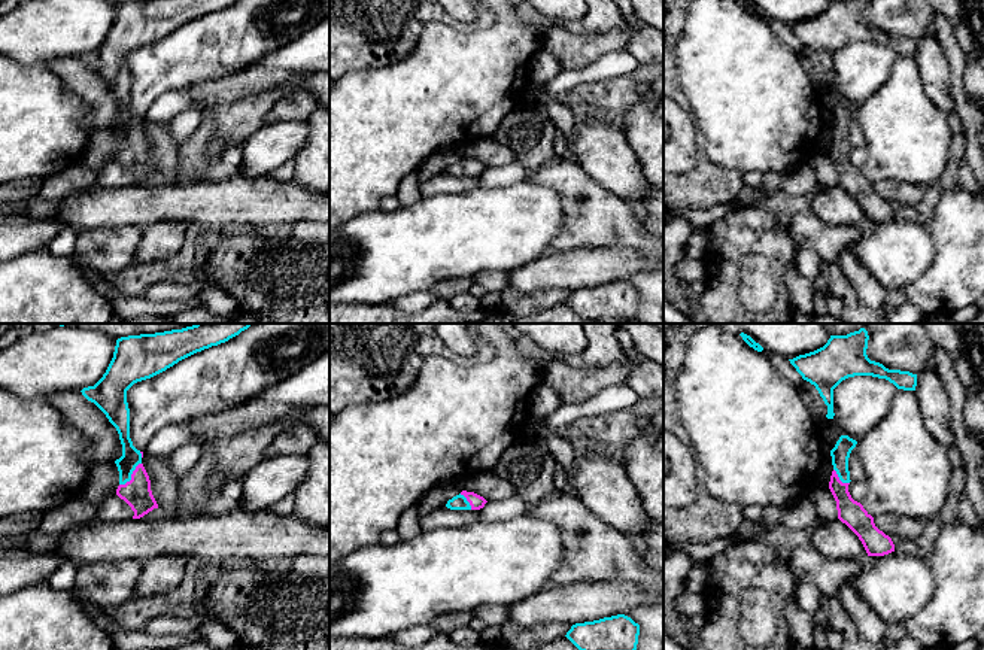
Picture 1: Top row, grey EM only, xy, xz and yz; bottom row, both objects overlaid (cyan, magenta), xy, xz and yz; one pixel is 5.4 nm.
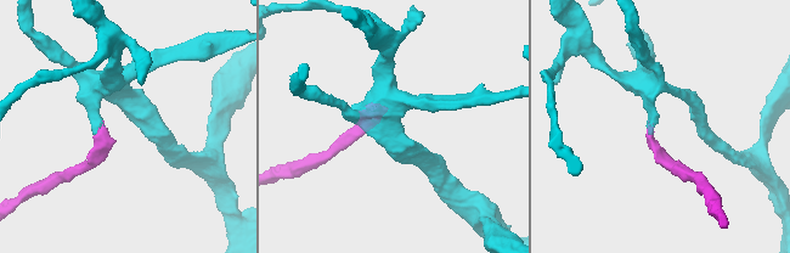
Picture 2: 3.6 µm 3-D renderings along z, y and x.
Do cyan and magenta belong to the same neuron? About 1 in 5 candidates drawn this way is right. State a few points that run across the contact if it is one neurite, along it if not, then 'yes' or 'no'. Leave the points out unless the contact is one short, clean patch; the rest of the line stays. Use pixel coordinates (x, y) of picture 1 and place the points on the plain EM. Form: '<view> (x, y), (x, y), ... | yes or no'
xy (131, 122), (130, 142), (137, 160) | yes

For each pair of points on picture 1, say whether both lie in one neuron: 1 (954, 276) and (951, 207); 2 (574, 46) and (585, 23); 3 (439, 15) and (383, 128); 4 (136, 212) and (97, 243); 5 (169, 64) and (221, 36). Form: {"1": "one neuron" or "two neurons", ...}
{"1": "one neuron", "2": "two neurons", "3": "two neurons", "4": "two neurons", "5": "one neuron"}

